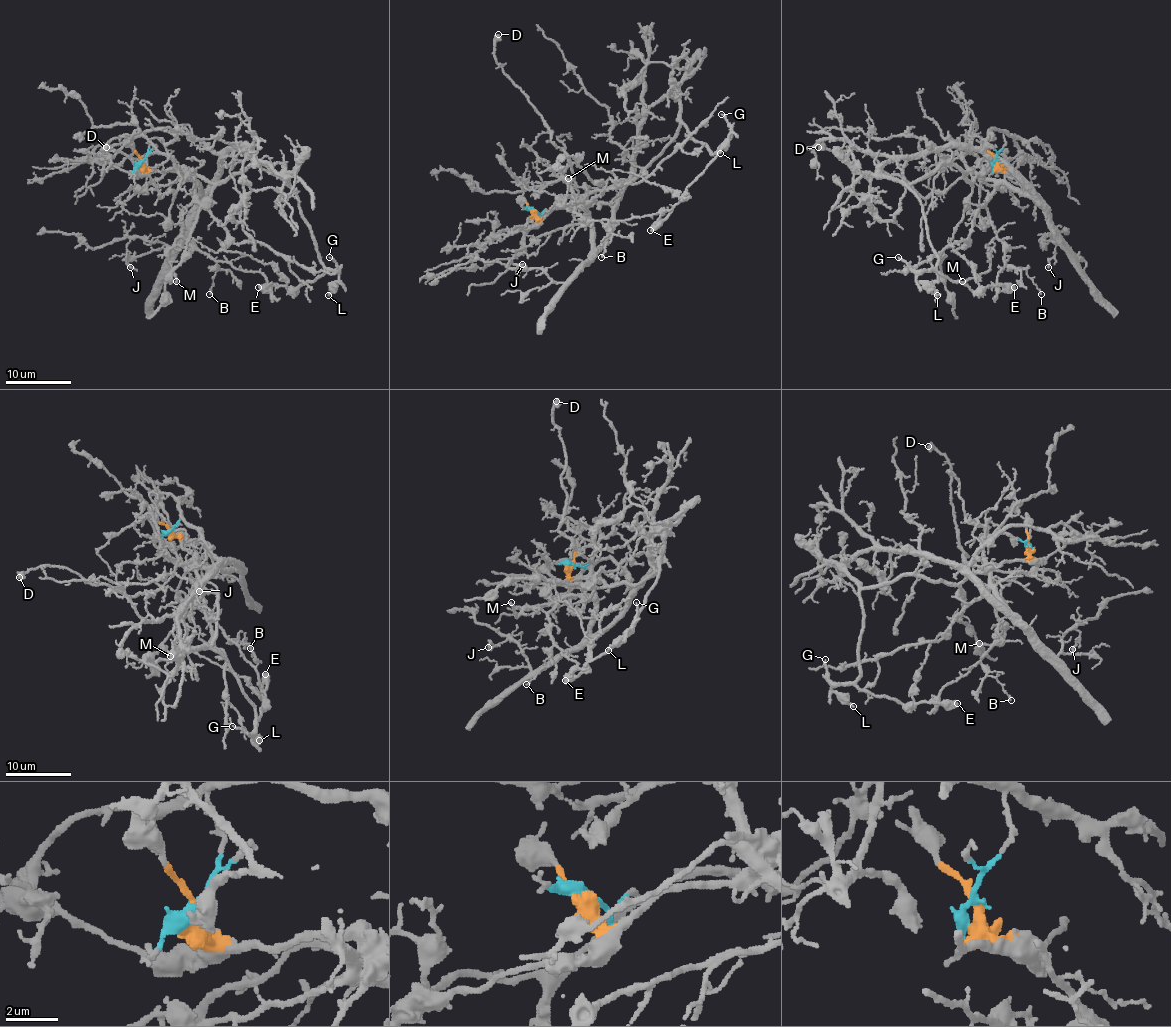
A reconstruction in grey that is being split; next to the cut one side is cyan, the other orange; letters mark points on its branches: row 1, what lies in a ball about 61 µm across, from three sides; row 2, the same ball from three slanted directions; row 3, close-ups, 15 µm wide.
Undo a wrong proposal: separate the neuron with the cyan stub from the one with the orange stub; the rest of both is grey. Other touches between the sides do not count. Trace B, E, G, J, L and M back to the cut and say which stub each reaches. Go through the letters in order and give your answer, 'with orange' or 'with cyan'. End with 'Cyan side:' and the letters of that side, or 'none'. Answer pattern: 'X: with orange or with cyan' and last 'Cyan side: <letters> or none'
B: with cyan
E: with orange
G: with orange
J: with cyan
L: with orange
M: with cyan
Cyan side: B, J, M

